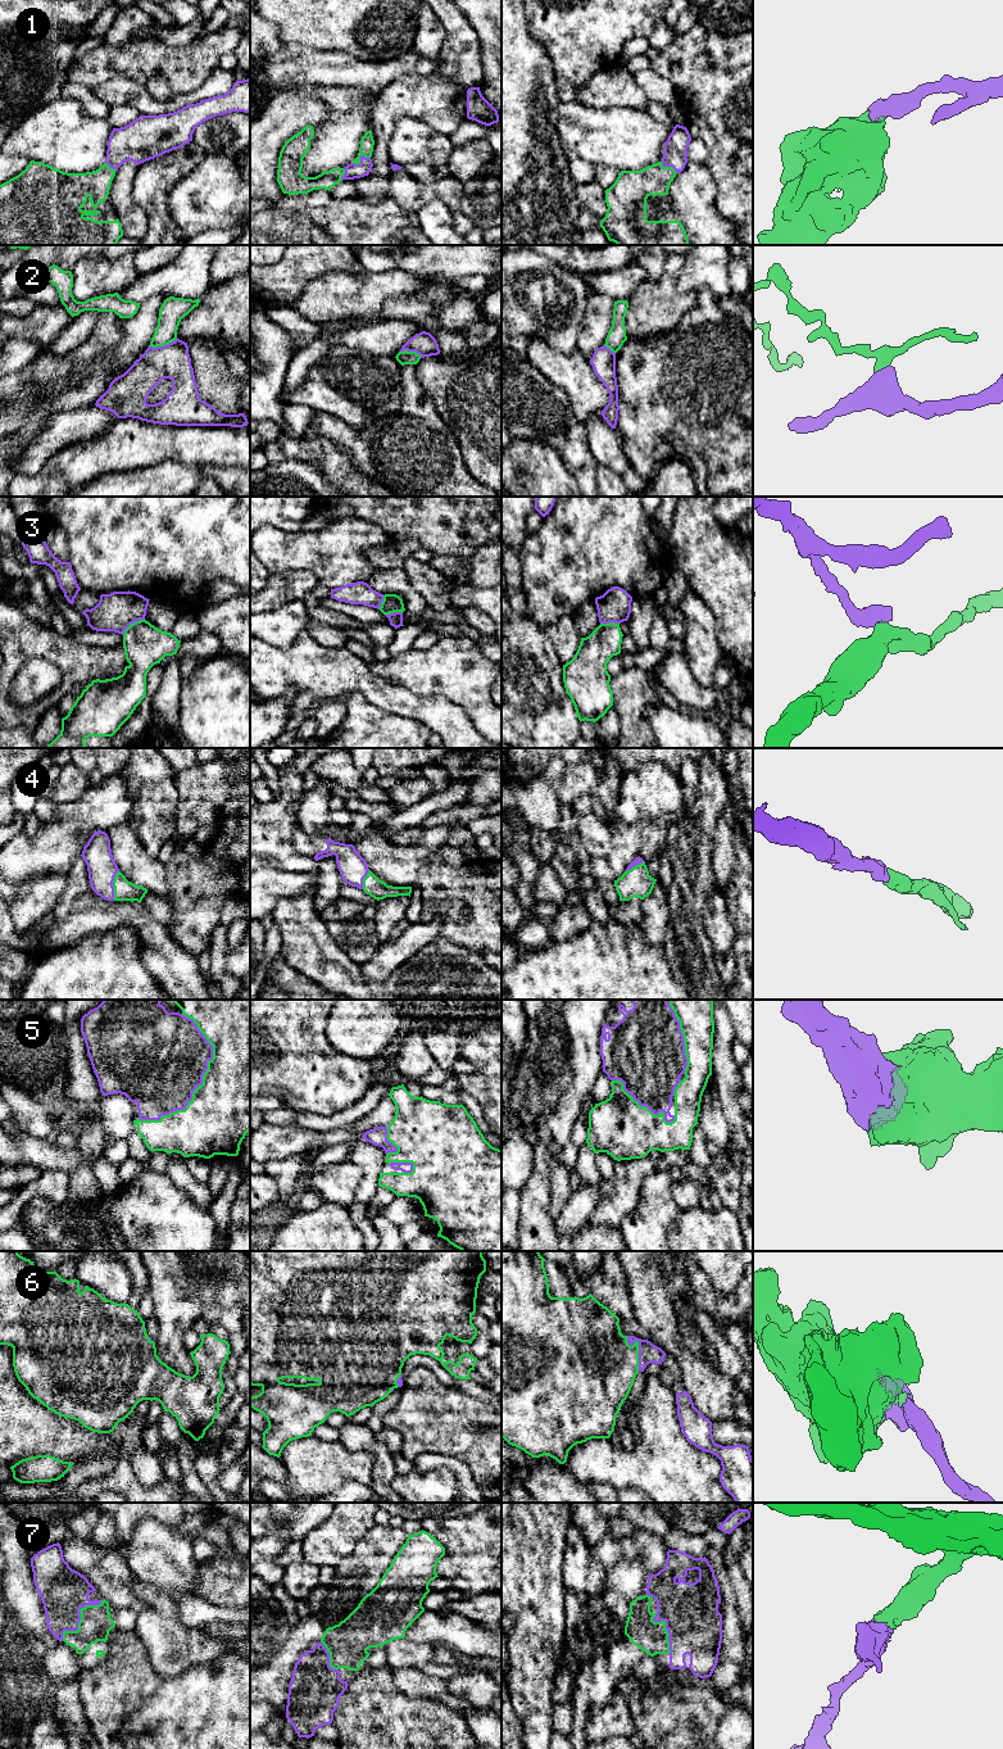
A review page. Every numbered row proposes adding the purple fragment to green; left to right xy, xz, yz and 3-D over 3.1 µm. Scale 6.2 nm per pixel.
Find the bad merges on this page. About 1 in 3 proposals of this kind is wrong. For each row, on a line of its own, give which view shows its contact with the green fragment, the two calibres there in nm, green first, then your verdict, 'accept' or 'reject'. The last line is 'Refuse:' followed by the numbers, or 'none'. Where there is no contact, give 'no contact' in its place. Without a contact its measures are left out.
1: meets green in xz; 90 nm thick on the green side, 100 nm on the other; accept
2: meets green in xy; 160 nm thick on the green side, 220 nm on the other; reject
3: meets green in xy; 260 nm thick on the green side, 240 nm on the other; reject
4: meets green in xy; 130 nm thick on the green side, 180 nm on the other; accept
5: meets green in xy; 500 nm thick on the green side, 460 nm on the other; accept
6: meets green in yz; 440 nm thick on the green side, 130 nm on the other; accept
7: meets green in xy; 200 nm thick on the green side, 300 nm on the other; accept
Refuse: 2, 3

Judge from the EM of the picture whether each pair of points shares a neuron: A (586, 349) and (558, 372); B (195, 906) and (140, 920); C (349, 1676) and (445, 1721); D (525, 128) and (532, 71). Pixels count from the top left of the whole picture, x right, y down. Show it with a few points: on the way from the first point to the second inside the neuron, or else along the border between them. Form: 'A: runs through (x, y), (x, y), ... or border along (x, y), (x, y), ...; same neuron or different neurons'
A: border along (577, 348), (589, 361); different neurons
B: border along (166, 927), (167, 932), (186, 950); different neurons
C: border along (367, 1666), (349, 1684); different neurons
D: runs through (525, 114), (525, 85); same neuron

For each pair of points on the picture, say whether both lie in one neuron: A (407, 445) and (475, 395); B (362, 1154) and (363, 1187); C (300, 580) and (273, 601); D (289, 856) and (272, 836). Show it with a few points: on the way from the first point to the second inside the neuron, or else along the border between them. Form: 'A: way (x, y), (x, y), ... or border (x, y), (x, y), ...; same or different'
A: border (426, 393), (459, 444); different
B: way (368, 1161), (368, 1179); same
C: way (294, 585), (287, 587), (280, 594); same
D: way (284, 851), (273, 841); same

